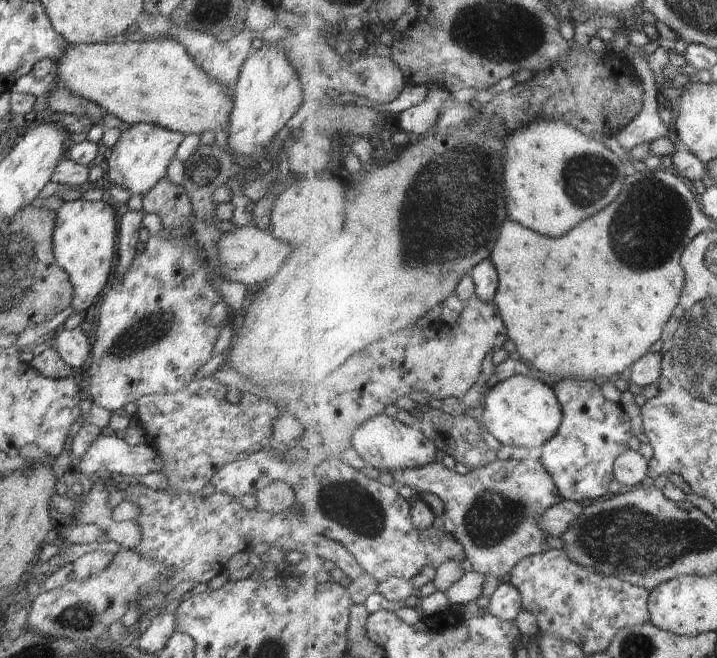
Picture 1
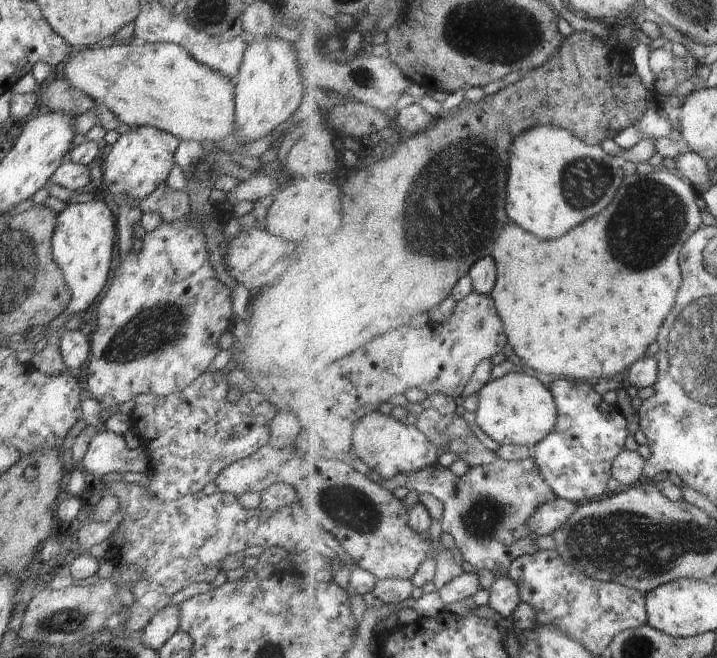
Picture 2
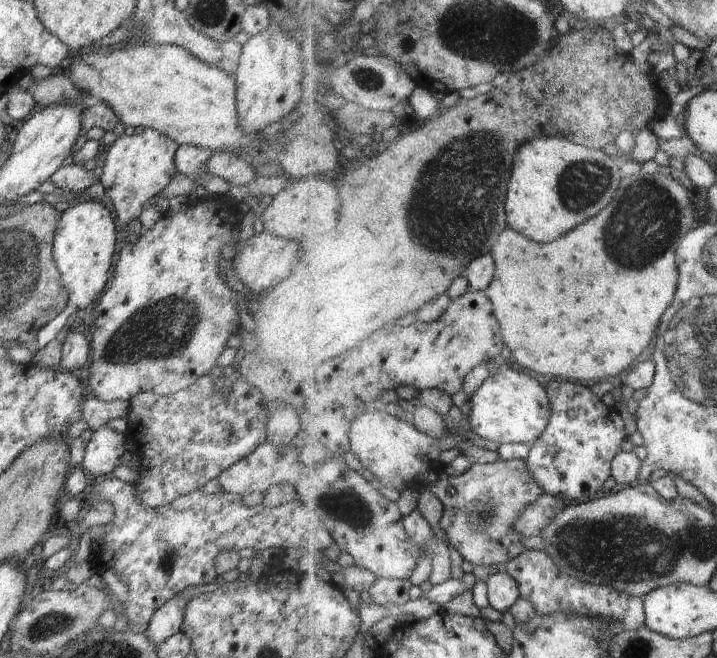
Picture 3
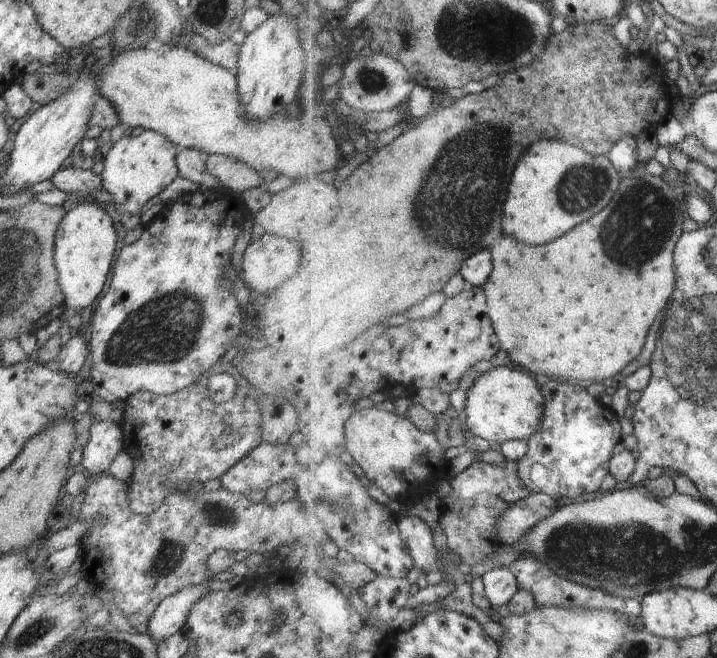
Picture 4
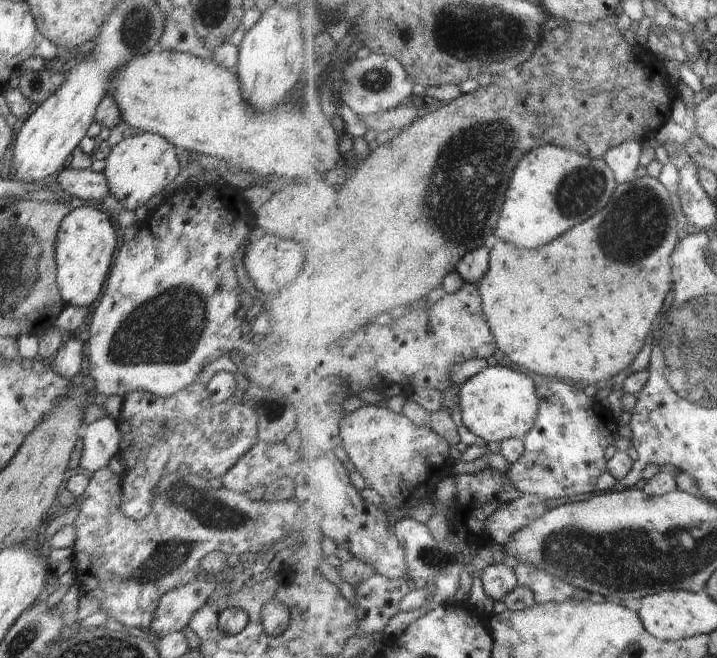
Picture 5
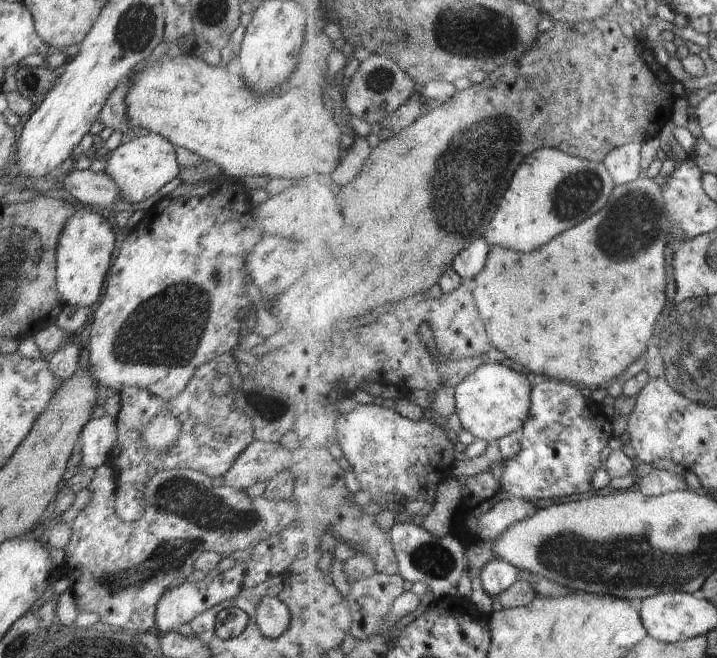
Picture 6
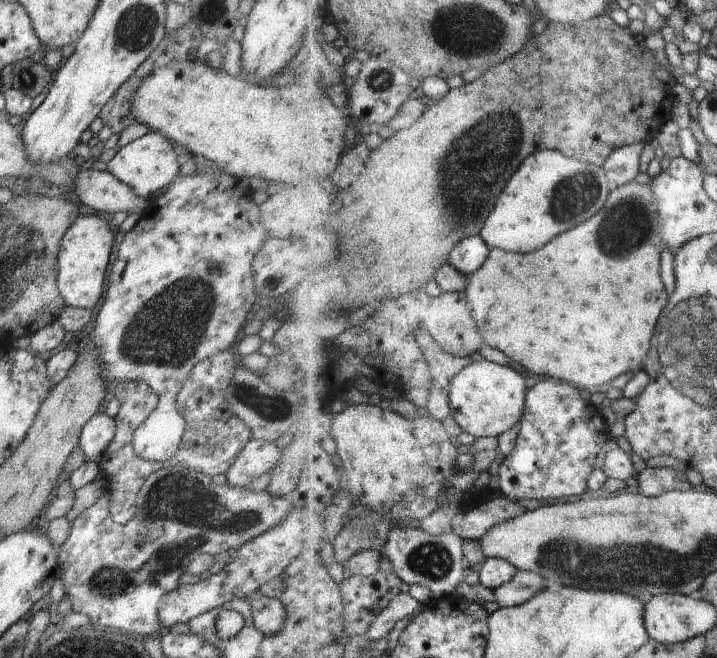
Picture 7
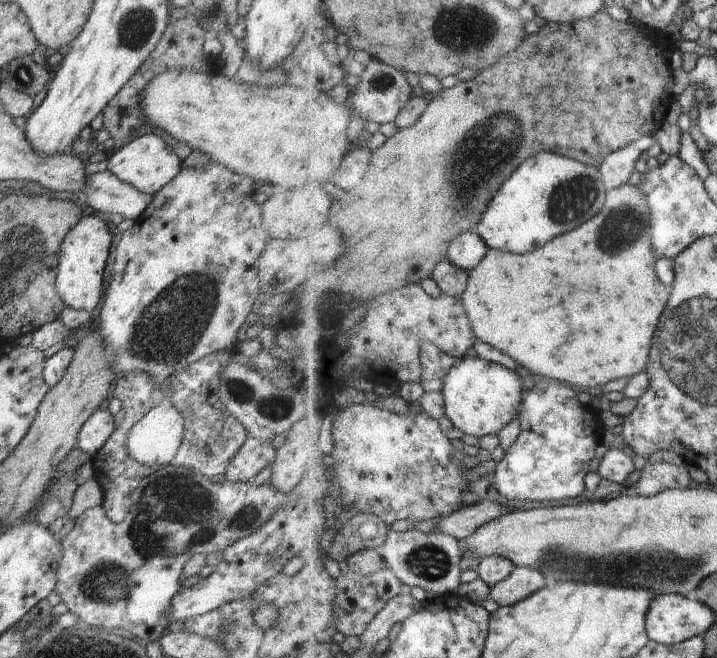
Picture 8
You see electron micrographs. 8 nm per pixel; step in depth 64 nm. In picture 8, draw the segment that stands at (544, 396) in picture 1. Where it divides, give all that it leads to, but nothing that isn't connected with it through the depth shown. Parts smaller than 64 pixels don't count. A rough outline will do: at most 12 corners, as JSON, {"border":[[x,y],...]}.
{"border":[[464,357],[444,380],[445,412],[478,438],[518,418],[525,373]]}

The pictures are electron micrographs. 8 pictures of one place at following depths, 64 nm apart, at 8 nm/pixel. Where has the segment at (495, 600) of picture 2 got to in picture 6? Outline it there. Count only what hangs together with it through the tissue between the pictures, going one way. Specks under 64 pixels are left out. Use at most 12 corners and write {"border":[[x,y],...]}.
{"border":[[492,560],[481,572],[488,594],[508,592],[521,570],[510,561]]}

